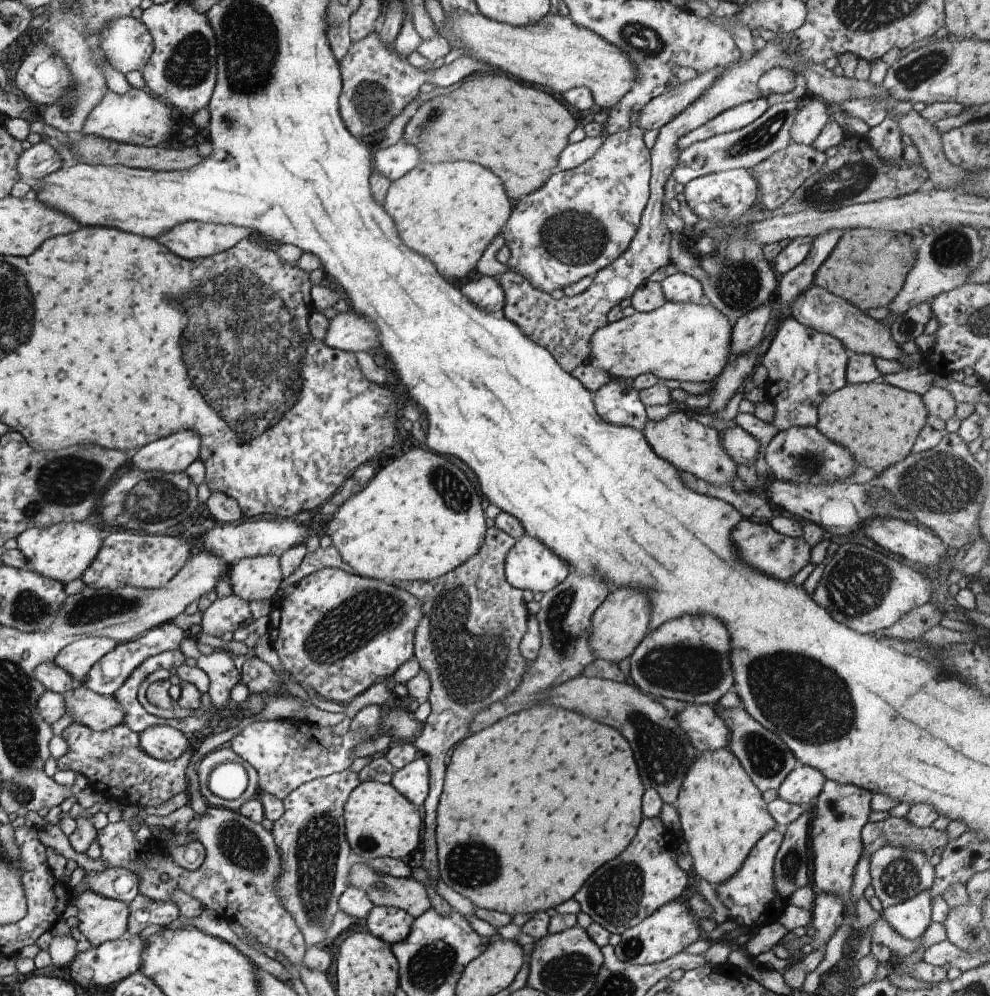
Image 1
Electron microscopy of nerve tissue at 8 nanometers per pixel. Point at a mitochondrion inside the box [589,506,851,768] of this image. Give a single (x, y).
(687, 669)

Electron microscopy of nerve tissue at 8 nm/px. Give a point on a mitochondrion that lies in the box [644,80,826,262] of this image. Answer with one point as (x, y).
(761, 138)

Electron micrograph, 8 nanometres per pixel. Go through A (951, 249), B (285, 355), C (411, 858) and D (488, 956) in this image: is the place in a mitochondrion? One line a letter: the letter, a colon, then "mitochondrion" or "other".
A: mitochondrion
B: mitochondrion
C: other
D: other

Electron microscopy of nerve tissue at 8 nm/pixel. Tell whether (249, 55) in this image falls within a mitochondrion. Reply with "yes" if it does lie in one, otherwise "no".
yes

